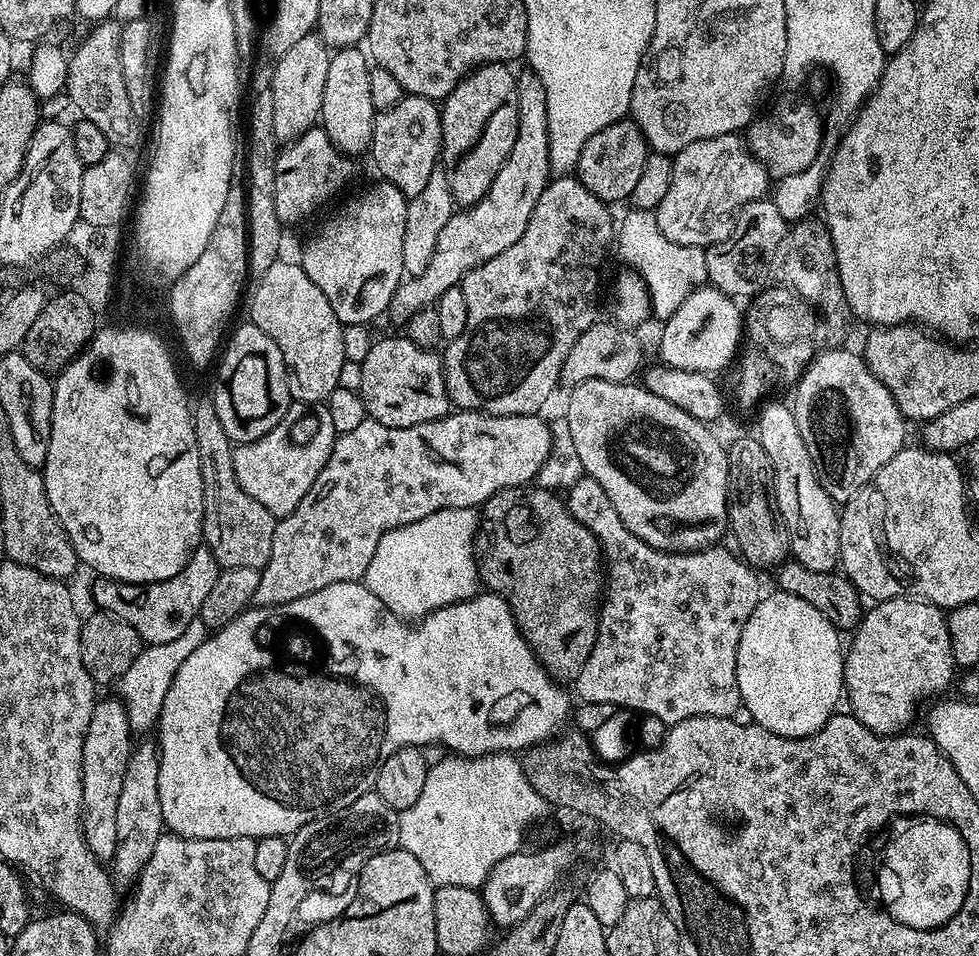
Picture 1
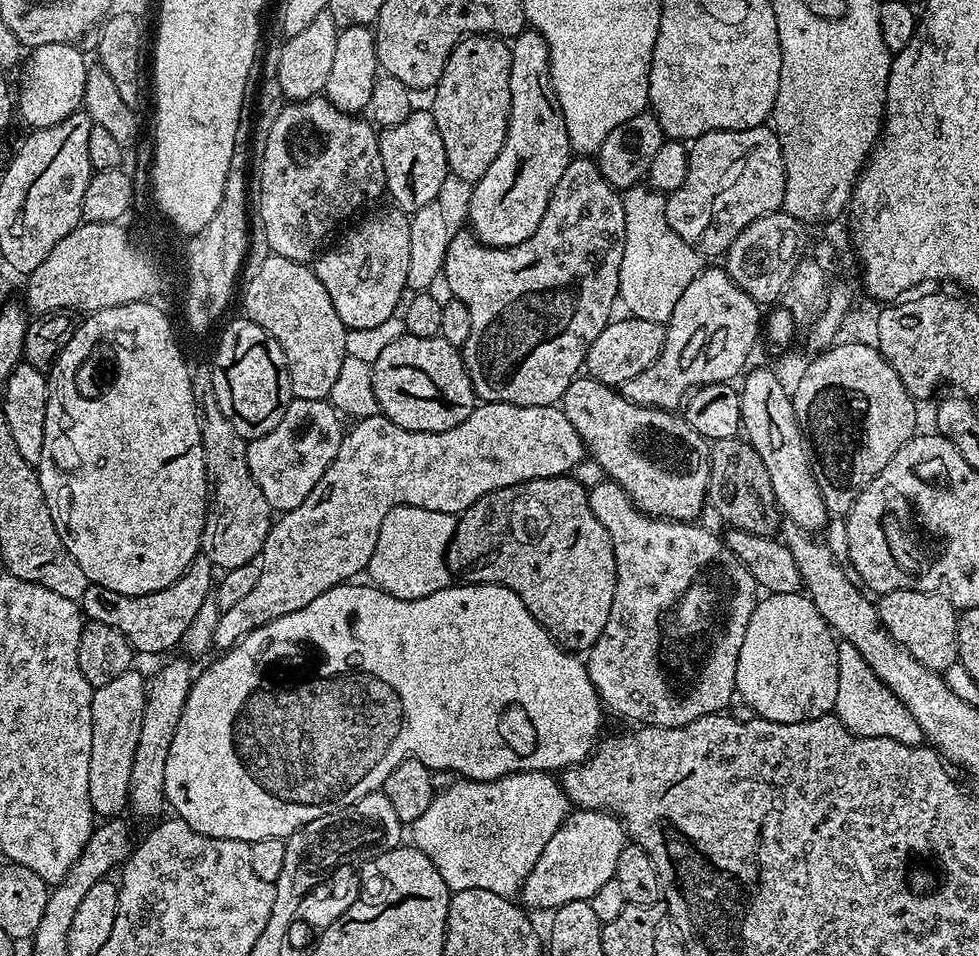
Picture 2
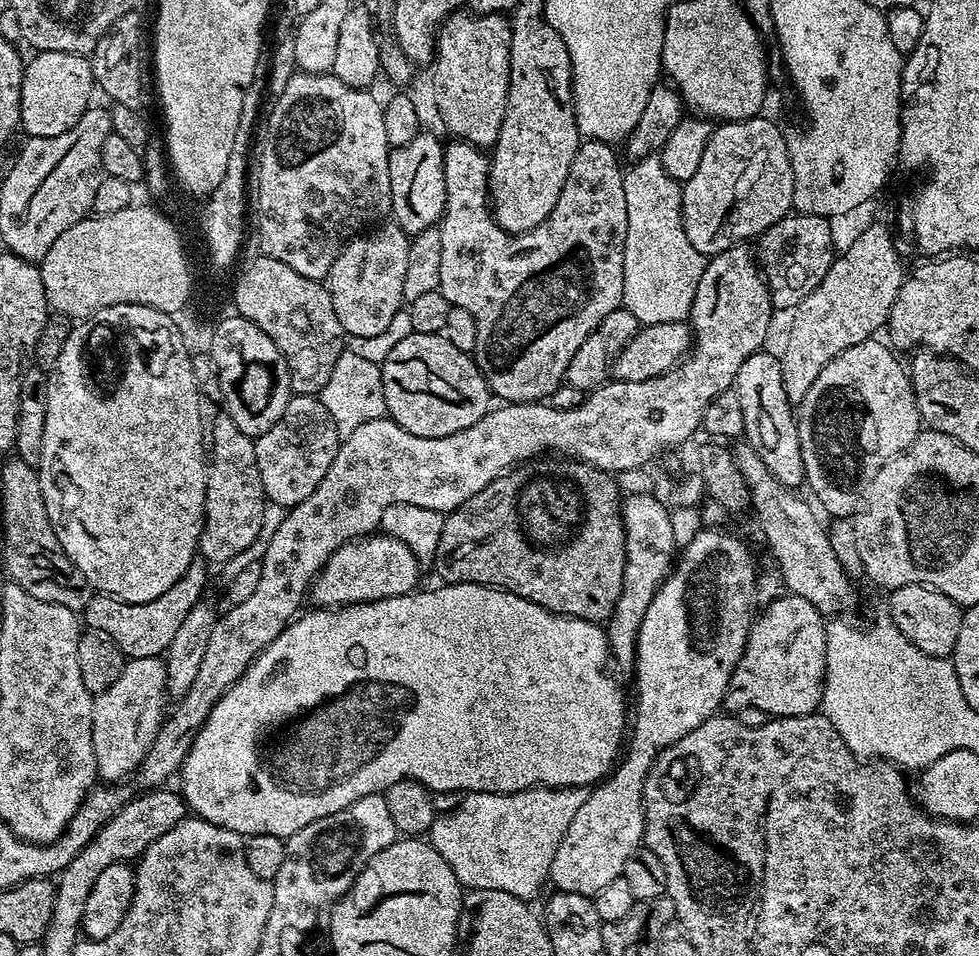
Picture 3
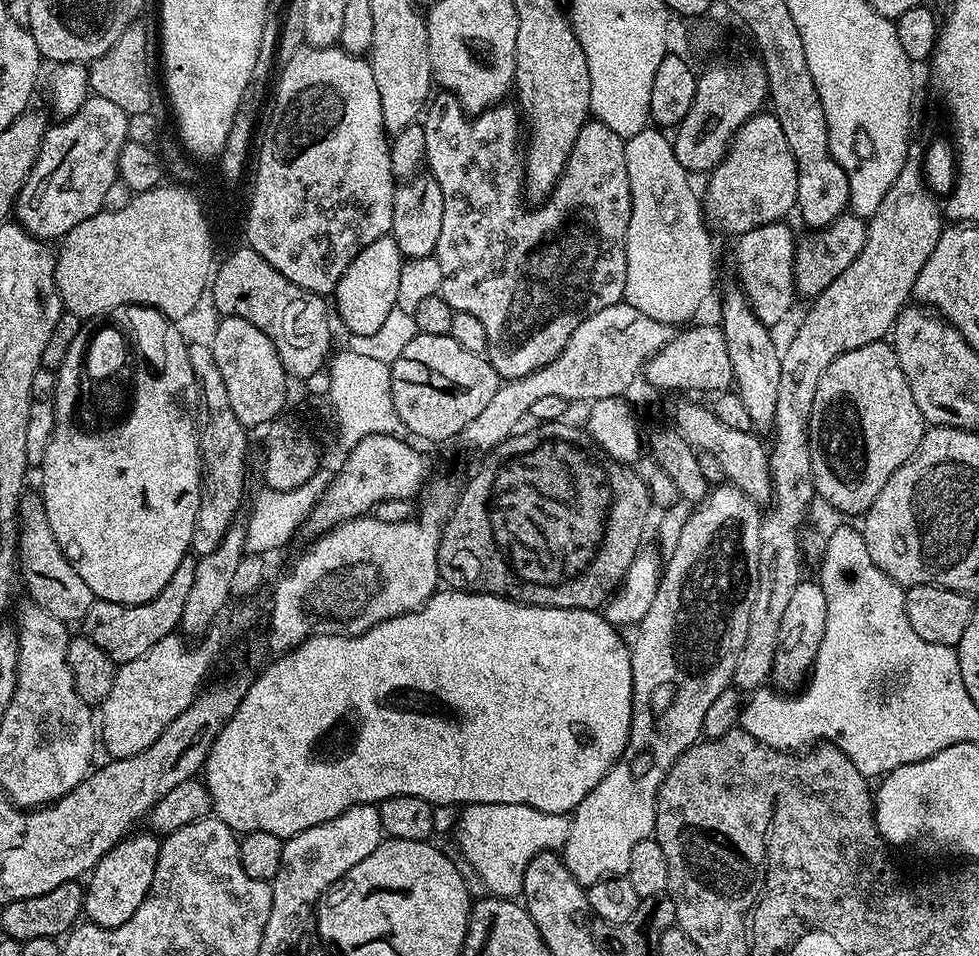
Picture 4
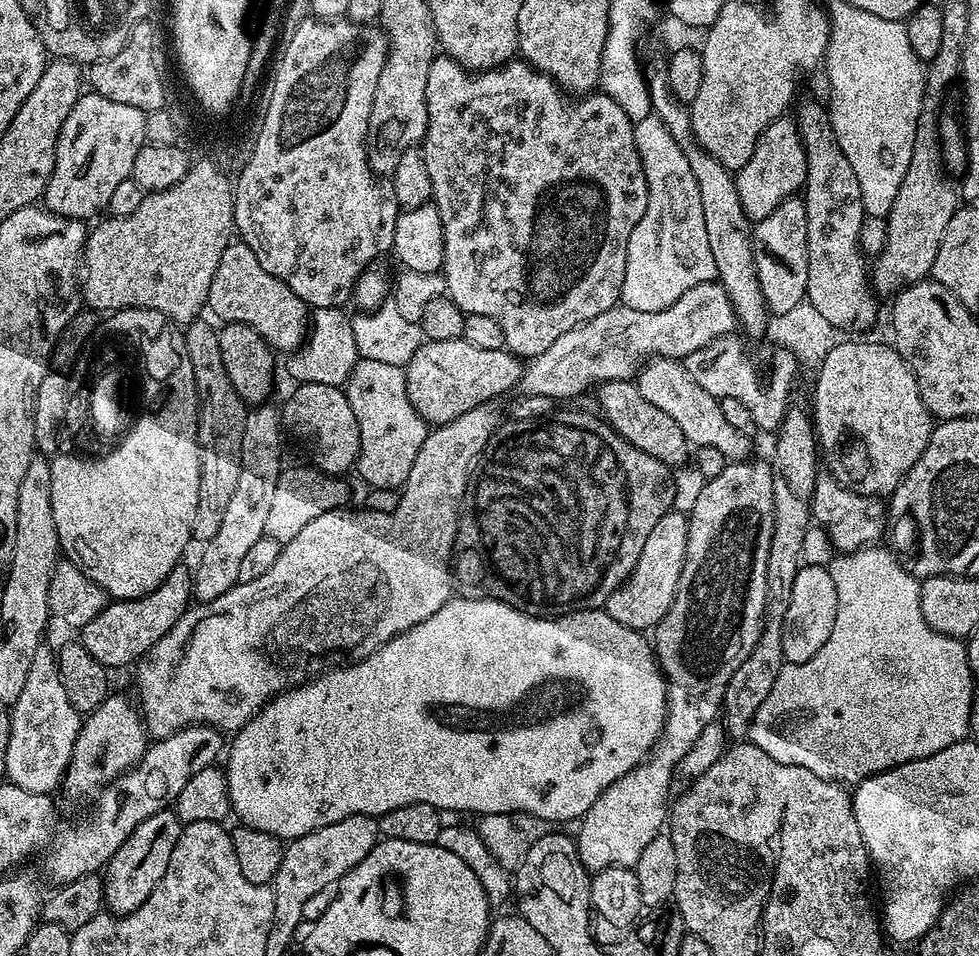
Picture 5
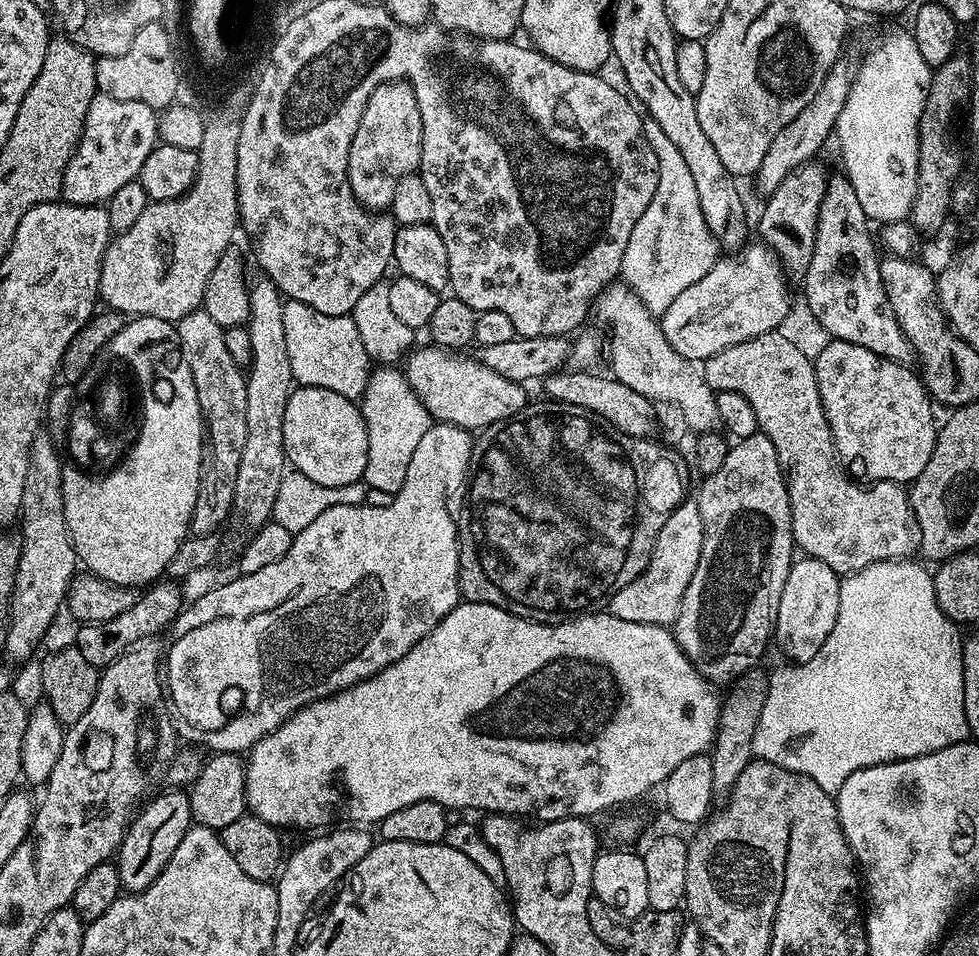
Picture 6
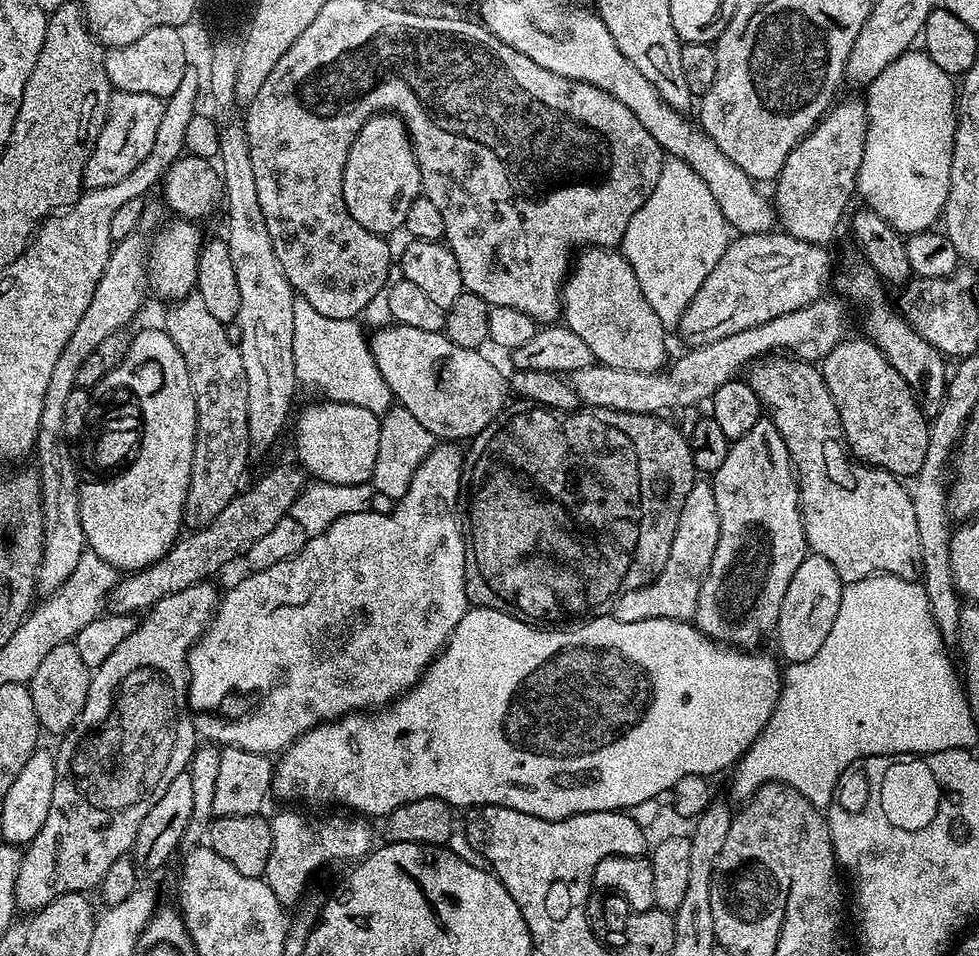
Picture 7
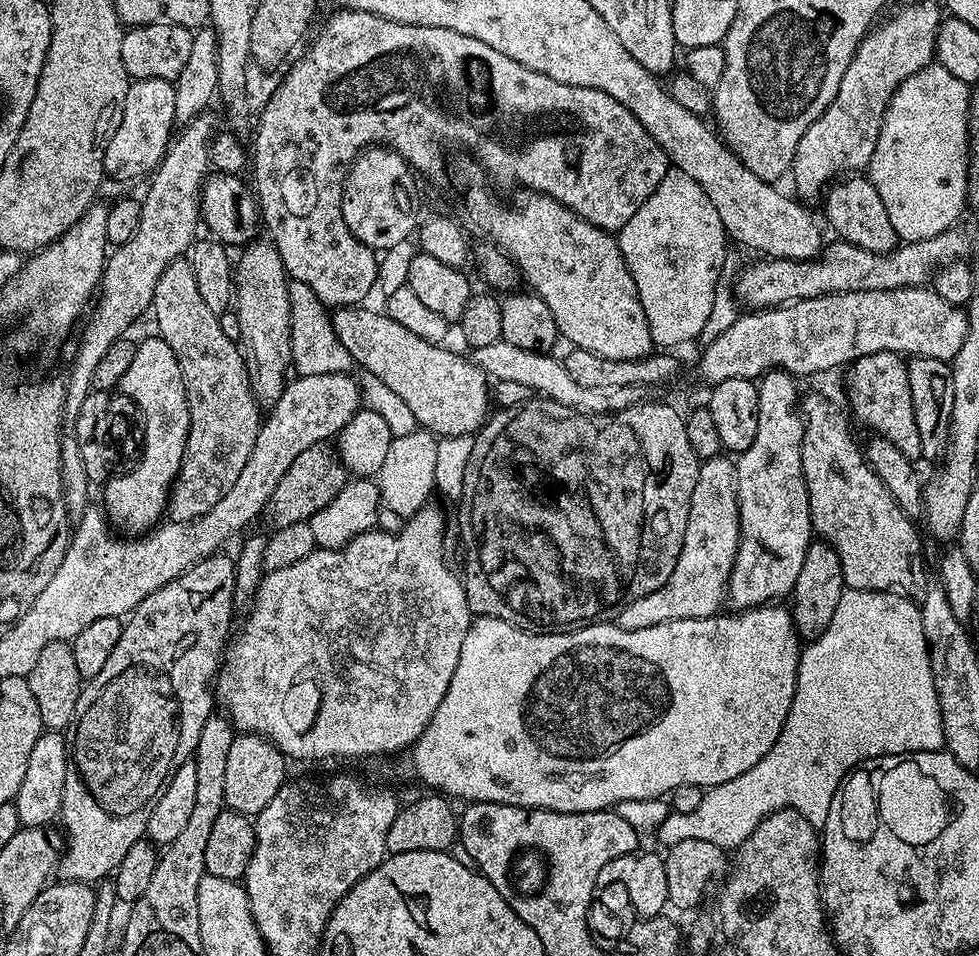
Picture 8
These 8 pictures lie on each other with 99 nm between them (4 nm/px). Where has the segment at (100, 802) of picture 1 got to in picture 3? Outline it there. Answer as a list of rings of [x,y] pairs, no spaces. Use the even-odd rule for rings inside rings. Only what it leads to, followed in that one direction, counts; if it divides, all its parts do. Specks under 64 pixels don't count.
[[[159,656],[150,658],[129,659],[124,665],[122,674],[106,690],[95,693],[92,709],[94,710],[94,758],[96,774],[101,781],[116,786],[132,771],[143,765],[150,747],[150,732],[144,725],[144,716],[148,716],[154,726],[161,723],[166,701],[166,670],[164,661]]]

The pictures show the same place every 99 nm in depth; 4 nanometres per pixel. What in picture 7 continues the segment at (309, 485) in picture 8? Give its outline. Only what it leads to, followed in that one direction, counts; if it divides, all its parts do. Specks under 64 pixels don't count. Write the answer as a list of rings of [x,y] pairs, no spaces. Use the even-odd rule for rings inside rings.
[[[284,464],[281,468],[270,469],[253,488],[245,487],[237,492],[230,506],[226,506],[226,510],[222,510],[214,522],[205,528],[185,531],[157,564],[117,579],[110,597],[111,611],[143,613],[162,598],[170,598],[170,594],[178,594],[178,590],[205,583],[227,564],[239,561],[250,550],[250,546],[262,538],[262,534],[269,532],[276,523],[282,522],[284,516],[289,515],[305,485],[305,473],[299,467],[291,468]]]

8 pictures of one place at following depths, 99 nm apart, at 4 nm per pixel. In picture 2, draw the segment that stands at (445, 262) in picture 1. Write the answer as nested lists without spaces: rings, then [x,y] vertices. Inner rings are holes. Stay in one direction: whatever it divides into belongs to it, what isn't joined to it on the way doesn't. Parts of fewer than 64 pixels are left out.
[[[535,30],[519,32],[511,41],[510,47],[512,105],[506,142],[502,142],[498,158],[490,162],[490,170],[486,170],[486,174],[482,174],[482,178],[471,185],[472,197],[468,200],[468,220],[472,223],[470,231],[481,244],[489,248],[509,248],[521,244],[534,234],[534,230],[538,230],[538,222],[542,222],[542,214],[546,214],[546,206],[554,194],[554,186],[558,186],[558,178],[566,174],[566,166],[574,159],[570,138],[566,134],[566,122],[562,118],[562,110],[558,106],[558,98],[552,85],[550,50],[542,34]]]

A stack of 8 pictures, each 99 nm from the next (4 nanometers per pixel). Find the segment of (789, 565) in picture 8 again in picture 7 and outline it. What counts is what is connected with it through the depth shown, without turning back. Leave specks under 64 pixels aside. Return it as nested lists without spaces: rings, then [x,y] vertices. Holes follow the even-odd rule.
[[[762,418],[750,434],[742,434],[742,438],[729,447],[726,462],[711,473],[710,483],[720,529],[714,558],[700,581],[694,623],[711,640],[730,642],[731,647],[741,650],[752,650],[767,632],[769,635],[775,629],[790,578],[794,578],[794,570],[802,566],[810,552],[804,519],[800,516],[800,485],[796,483],[792,459],[786,450],[786,442],[782,442],[782,434],[778,434],[778,426],[774,426],[772,420]]]

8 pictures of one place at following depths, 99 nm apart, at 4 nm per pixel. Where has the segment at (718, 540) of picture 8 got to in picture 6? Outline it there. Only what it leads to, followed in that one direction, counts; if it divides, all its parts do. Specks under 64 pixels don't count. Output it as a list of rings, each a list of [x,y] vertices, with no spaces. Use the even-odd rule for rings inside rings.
[[[685,498],[666,518],[666,526],[658,530],[658,538],[654,542],[654,550],[650,554],[650,562],[646,570],[634,582],[622,586],[618,594],[608,603],[607,611],[614,618],[622,618],[622,622],[642,622],[643,624],[675,625],[680,613],[682,594],[686,594],[686,586],[690,586],[690,578],[694,578],[694,570],[698,570],[698,558],[702,558],[702,542],[704,527],[700,505],[695,499]]]

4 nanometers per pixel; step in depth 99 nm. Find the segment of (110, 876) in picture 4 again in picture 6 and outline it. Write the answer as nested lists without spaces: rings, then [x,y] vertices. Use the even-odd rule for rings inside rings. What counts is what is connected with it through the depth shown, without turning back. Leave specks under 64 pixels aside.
[[[184,790],[168,791],[172,792],[164,792],[161,796],[156,797],[153,795],[135,813],[132,823],[128,825],[128,833],[124,835],[124,840],[120,843],[115,866],[120,872],[120,886],[125,893],[145,892],[149,888],[154,882],[154,878],[158,878],[158,874],[162,874],[166,862],[170,862],[170,854],[174,854],[174,850],[178,850],[178,842],[182,842],[186,830],[194,823],[188,792]]]

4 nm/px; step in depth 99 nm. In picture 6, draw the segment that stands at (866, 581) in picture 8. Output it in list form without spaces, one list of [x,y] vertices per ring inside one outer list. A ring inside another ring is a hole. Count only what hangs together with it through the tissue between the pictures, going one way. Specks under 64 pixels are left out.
[[[783,331],[767,332],[766,334],[758,334],[758,338],[750,338],[746,342],[742,342],[738,346],[730,346],[726,350],[722,350],[718,354],[714,354],[710,359],[703,361],[702,371],[704,380],[717,392],[737,392],[742,394],[750,406],[754,409],[754,414],[758,418],[758,430],[766,438],[770,438],[770,442],[774,442],[774,446],[778,450],[778,458],[780,466],[786,473],[788,482],[788,497],[790,498],[790,514],[792,515],[792,538],[797,549],[800,548],[805,557],[817,560],[818,562],[826,562],[826,566],[830,566],[830,570],[834,570],[837,576],[843,578],[852,572],[862,570],[866,566],[870,566],[874,562],[882,562],[883,560],[902,560],[913,555],[918,548],[918,536],[914,531],[914,521],[912,518],[912,504],[908,501],[908,492],[905,485],[895,484],[889,480],[875,481],[871,486],[864,482],[854,482],[852,477],[848,475],[848,471],[840,462],[840,455],[834,446],[834,434],[830,430],[830,422],[826,418],[826,410],[822,406],[822,398],[818,394],[818,378],[816,377],[816,366],[811,355],[807,356],[794,341],[788,336],[783,336]]]

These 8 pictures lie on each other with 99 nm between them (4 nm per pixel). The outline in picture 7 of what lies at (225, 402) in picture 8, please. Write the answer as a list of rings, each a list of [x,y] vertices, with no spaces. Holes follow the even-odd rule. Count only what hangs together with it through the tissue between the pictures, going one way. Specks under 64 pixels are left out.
[[[191,294],[171,305],[168,317],[162,321],[162,327],[168,337],[178,346],[190,374],[192,393],[196,403],[196,441],[194,458],[190,470],[190,486],[184,503],[183,527],[188,530],[205,528],[241,491],[240,479],[244,476],[244,467],[248,464],[250,449],[248,446],[248,391],[246,390],[246,370],[242,366],[242,354],[237,344],[230,342],[227,327],[210,315],[202,298]]]

